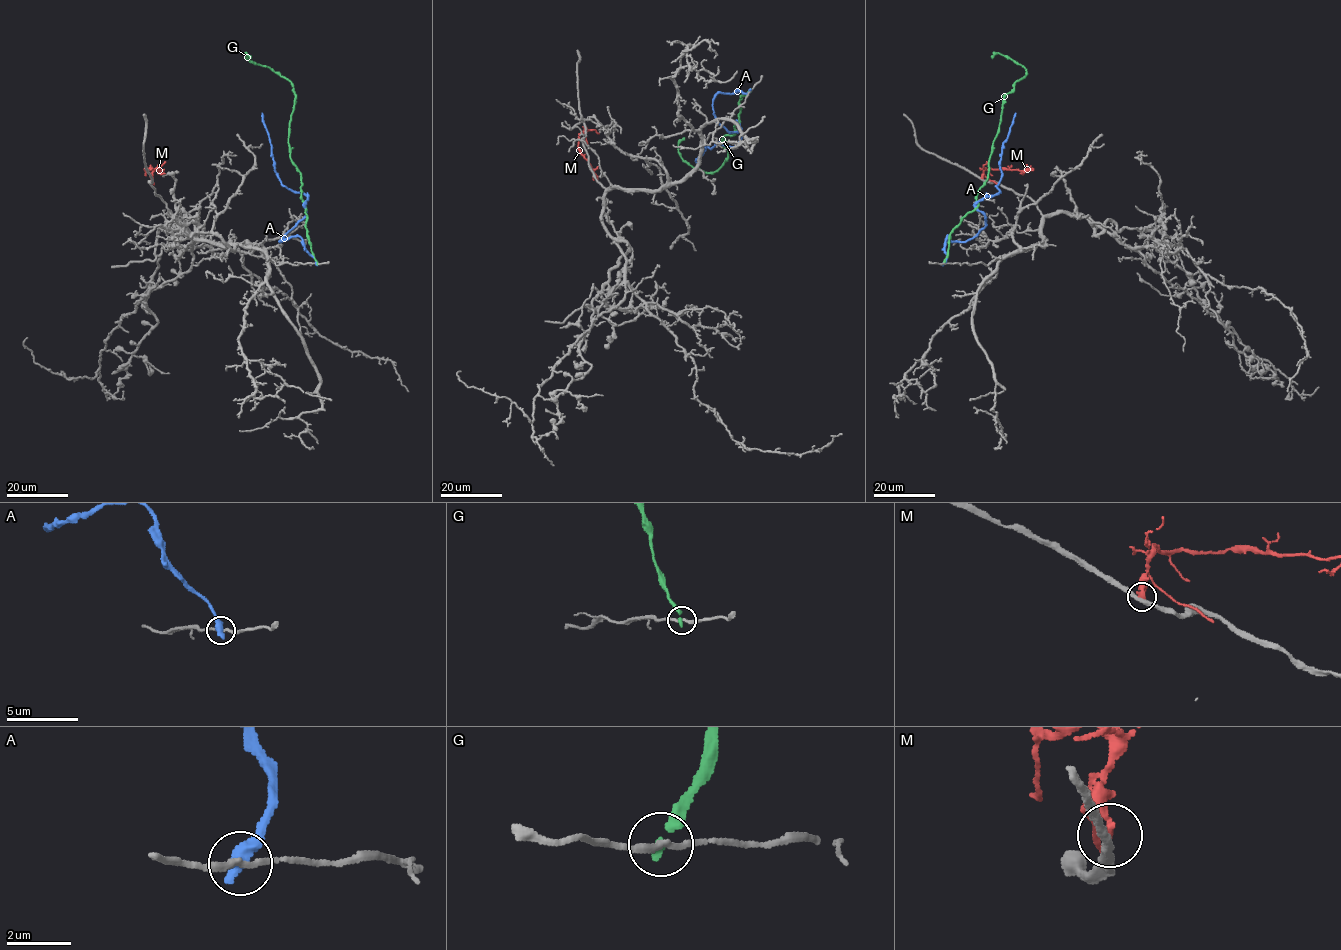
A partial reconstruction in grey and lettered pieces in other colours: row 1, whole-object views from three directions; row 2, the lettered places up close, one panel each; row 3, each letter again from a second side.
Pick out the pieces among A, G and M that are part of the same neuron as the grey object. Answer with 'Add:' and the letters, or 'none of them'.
Add: none of them

